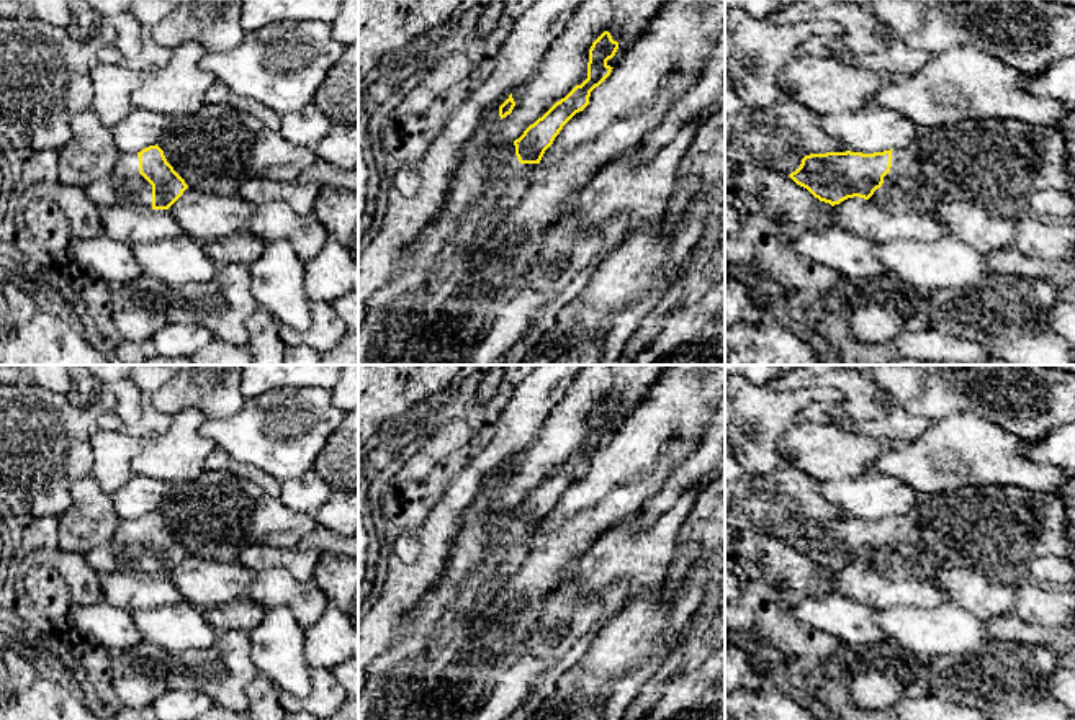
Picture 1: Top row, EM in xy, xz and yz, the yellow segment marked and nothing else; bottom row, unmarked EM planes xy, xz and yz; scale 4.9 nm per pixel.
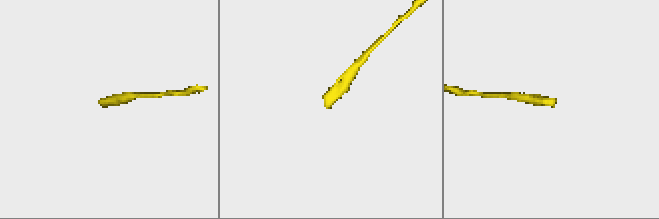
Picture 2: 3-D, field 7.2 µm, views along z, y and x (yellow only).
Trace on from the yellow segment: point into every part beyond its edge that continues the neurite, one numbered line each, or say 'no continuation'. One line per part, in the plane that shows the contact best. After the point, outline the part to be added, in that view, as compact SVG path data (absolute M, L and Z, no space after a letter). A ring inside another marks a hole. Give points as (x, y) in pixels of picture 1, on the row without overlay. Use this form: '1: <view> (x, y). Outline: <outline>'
1: xy (125, 552). Outline: M121 520L110 542L83 555L100 574L152 576L152 551L139 540L137 520Z

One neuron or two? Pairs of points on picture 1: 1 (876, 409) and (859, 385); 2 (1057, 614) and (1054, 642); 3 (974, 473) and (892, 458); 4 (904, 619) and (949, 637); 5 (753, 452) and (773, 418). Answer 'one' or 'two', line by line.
1: one
2: two
3: one
4: one
5: one

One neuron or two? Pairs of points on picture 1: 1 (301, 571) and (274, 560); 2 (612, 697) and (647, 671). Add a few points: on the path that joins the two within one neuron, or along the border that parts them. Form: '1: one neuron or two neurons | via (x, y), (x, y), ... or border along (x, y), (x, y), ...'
1: one neuron | via (295, 565), (290, 560), (280, 560)
2: one neuron | via (620, 691), (638, 674)

